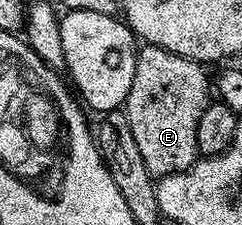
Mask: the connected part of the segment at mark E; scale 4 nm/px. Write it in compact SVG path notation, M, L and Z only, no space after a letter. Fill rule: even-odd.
M145 44L138 49L135 77L131 80L131 92L127 92L123 109L131 124L135 144L139 144L139 156L143 156L143 164L147 164L150 174L164 176L183 172L198 161L195 132L199 132L199 116L203 116L211 101L211 78L210 75L209 78L205 75L205 70L202 63L179 56L175 52L167 52L158 46Z

